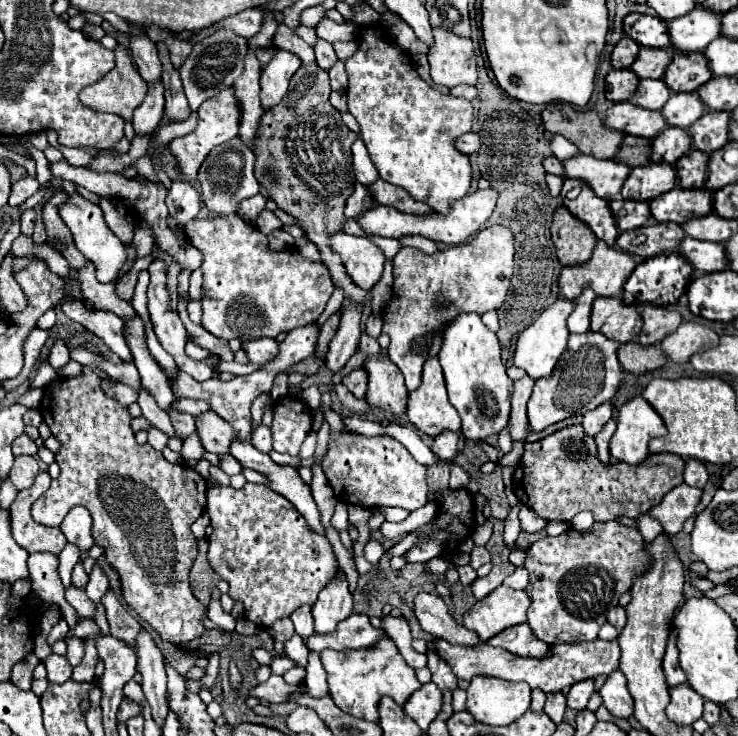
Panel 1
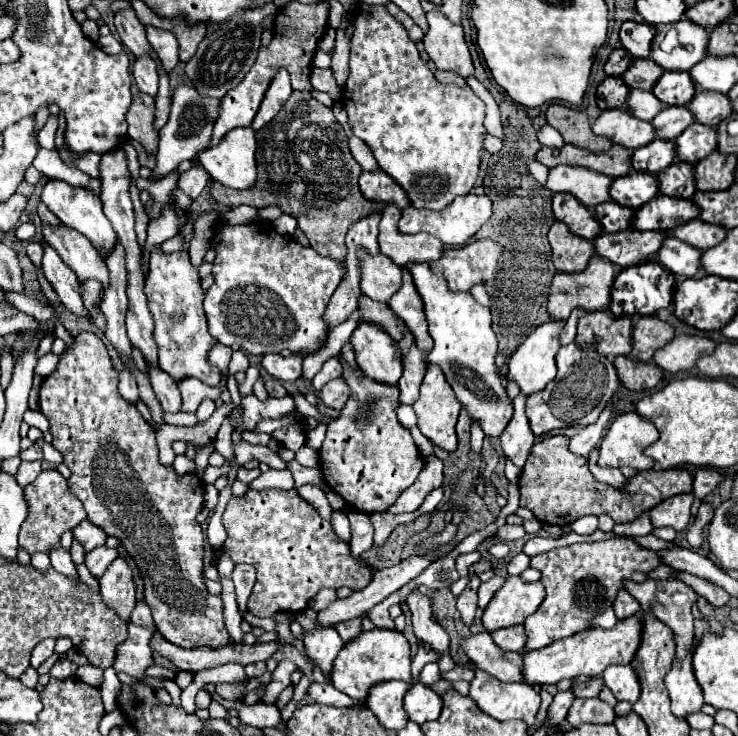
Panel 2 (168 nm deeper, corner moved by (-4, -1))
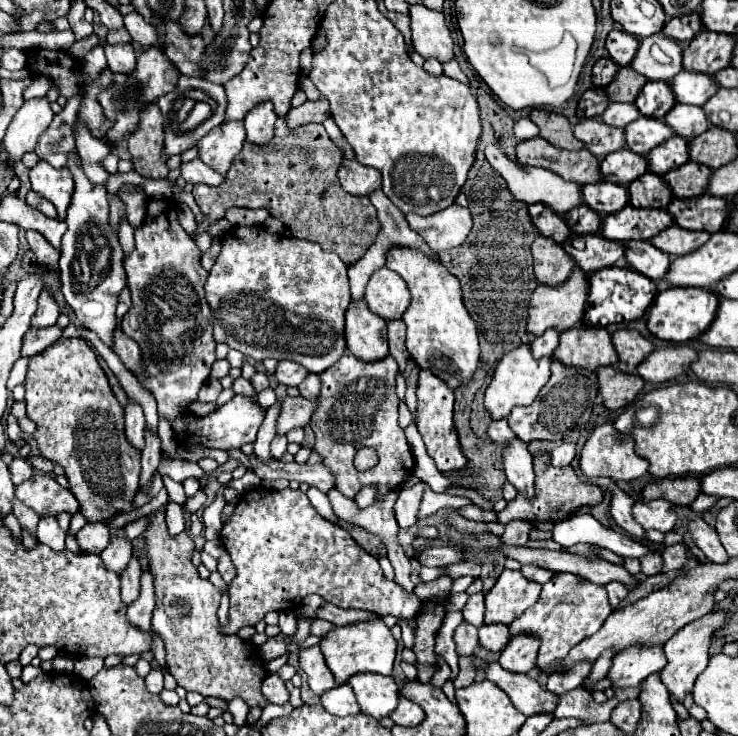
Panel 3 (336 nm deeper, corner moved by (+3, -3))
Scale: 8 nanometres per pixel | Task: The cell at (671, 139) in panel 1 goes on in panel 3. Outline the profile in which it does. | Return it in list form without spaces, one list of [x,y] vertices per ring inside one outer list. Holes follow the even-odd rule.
[[[621,149],[617,153],[609,153],[601,161],[599,171],[601,171],[601,181],[629,185],[631,181],[647,173],[647,159],[629,149]]]

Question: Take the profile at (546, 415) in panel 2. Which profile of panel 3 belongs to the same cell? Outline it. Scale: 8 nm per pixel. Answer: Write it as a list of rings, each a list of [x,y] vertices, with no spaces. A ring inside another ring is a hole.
[[[553,359],[551,361],[551,379],[539,391],[537,399],[527,407],[515,407],[511,411],[511,415],[507,417],[507,421],[509,421],[509,427],[513,429],[513,433],[525,443],[531,443],[535,439],[563,441],[567,435],[571,435],[573,429],[577,429],[589,421],[589,415],[595,405],[595,397],[597,397],[597,377],[593,371],[565,367]]]

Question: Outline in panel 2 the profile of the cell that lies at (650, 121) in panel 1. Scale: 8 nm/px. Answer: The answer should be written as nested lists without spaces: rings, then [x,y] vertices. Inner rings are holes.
[[[626,109],[602,111],[602,115],[596,119],[592,131],[596,135],[604,135],[604,137],[612,139],[614,143],[628,147],[628,149],[644,147],[652,139],[656,139],[656,131],[652,129],[652,123],[632,117]]]

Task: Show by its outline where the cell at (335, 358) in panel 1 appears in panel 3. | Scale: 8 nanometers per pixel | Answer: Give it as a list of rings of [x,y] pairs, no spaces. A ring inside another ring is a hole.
[[[311,373],[297,389],[299,389],[299,395],[301,395],[301,397],[305,397],[305,399],[309,399],[309,401],[315,401],[317,395],[319,395],[319,389],[321,389],[321,381],[319,381],[317,375]]]

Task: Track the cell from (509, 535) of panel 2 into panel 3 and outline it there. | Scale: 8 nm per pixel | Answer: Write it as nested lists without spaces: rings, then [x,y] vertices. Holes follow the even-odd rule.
[[[525,521],[507,523],[505,533],[501,535],[501,543],[509,547],[529,547],[529,529],[531,525]]]

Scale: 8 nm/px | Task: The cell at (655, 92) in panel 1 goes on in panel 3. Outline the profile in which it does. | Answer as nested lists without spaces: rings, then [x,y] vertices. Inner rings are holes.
[[[609,103],[607,111],[601,113],[601,121],[611,125],[611,127],[627,127],[631,121],[639,117],[639,111],[635,103]]]

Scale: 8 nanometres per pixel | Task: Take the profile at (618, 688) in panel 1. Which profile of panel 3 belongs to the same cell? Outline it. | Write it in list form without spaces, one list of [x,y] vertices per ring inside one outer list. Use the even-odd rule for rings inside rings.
[[[663,645],[629,647],[629,651],[621,651],[621,655],[615,655],[613,667],[607,677],[617,687],[629,687],[639,685],[645,677],[659,673],[663,667],[665,667]]]

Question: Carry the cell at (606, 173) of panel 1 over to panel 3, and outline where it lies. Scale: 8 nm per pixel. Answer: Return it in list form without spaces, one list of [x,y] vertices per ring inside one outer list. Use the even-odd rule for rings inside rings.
[[[489,145],[489,147],[485,149],[485,157],[487,157],[489,165],[505,179],[507,189],[511,191],[511,195],[513,195],[517,201],[523,201],[523,203],[527,203],[527,205],[531,205],[531,203],[543,203],[545,207],[553,209],[557,215],[565,215],[569,209],[581,205],[581,185],[579,185],[579,183],[565,181],[565,179],[561,179],[559,175],[555,175],[553,171],[549,171],[549,169],[517,165],[515,161],[507,159],[507,157],[499,151],[497,145]]]

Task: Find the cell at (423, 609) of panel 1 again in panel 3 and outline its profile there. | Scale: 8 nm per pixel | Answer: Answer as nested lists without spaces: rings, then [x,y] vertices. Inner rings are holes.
[[[489,663],[485,673],[489,681],[493,681],[499,689],[503,689],[509,695],[511,703],[525,717],[537,713],[553,713],[557,705],[557,695],[541,689],[541,685],[533,677],[525,673],[509,673],[499,663]]]

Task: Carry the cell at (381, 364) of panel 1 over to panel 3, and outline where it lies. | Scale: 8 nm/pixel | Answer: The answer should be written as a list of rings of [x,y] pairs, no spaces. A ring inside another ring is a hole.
[[[365,299],[349,303],[347,309],[347,349],[357,355],[361,361],[375,361],[383,359],[387,349],[387,323],[381,317],[369,311]]]

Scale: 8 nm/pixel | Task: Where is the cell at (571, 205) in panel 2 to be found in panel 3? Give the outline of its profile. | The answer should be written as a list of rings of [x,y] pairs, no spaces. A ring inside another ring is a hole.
[[[541,203],[537,205],[529,205],[529,217],[533,221],[533,225],[537,227],[539,235],[553,239],[555,243],[563,243],[569,239],[571,231],[565,223],[563,217],[555,215],[549,207],[543,207]]]

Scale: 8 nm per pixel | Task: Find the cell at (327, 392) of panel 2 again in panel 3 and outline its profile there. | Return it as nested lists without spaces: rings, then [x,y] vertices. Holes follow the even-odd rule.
[[[285,397],[277,417],[277,435],[287,435],[295,427],[305,427],[315,407],[315,401],[307,401],[303,397]]]

